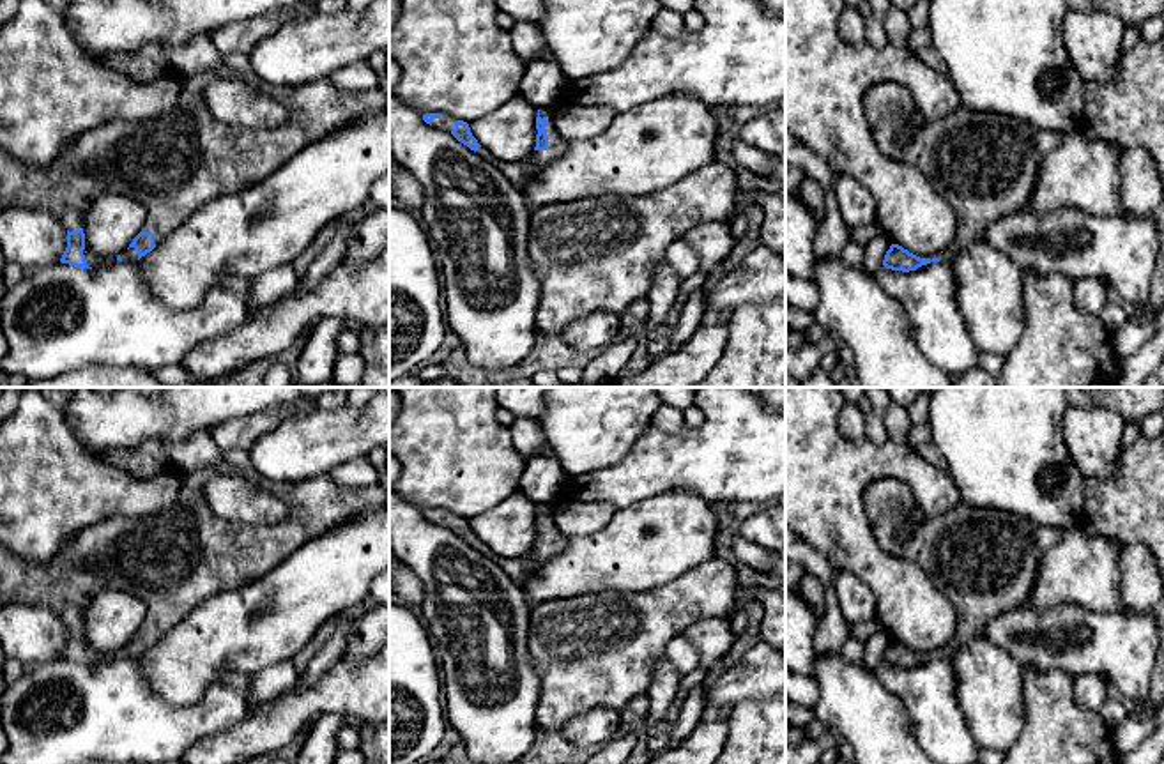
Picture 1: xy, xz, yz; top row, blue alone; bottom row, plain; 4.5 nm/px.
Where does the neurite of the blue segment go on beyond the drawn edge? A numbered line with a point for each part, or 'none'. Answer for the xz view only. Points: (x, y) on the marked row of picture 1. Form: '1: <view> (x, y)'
1: xz (520, 172)

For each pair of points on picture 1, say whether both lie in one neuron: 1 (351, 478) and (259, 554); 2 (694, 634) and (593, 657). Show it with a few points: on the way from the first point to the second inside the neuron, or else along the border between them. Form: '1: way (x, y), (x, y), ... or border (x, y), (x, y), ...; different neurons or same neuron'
1: border (328, 474), (342, 485), (370, 485); different neurons
2: border (724, 618), (699, 618), (683, 634); different neurons

